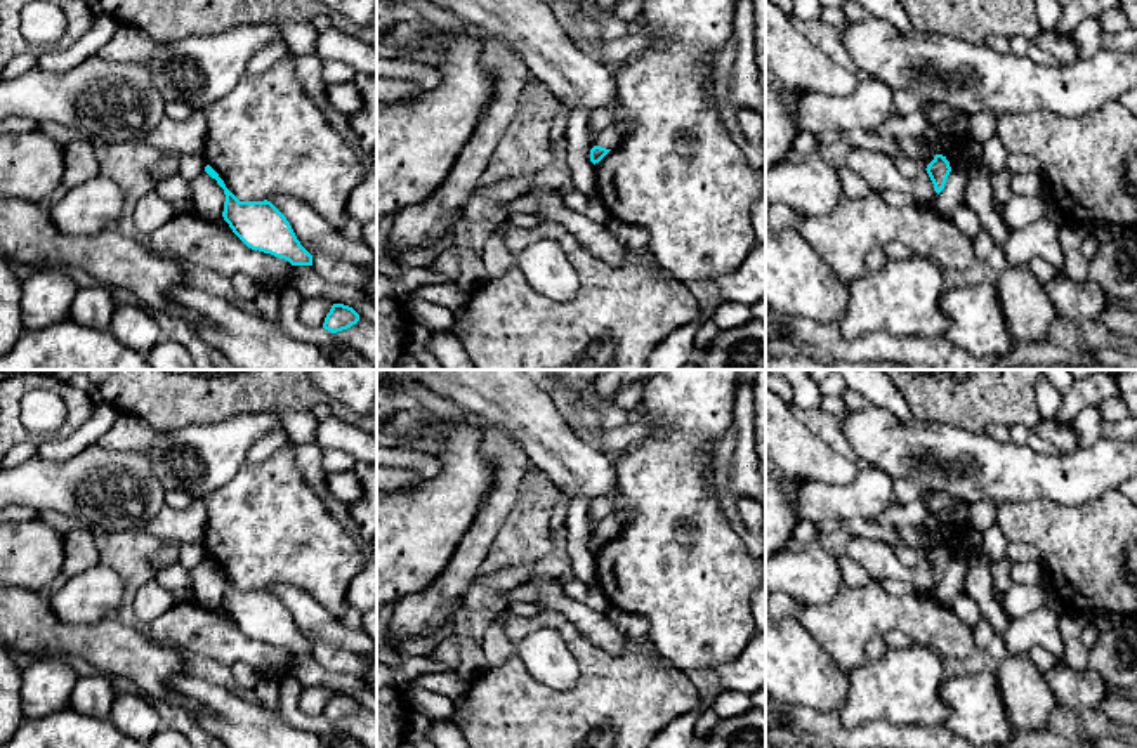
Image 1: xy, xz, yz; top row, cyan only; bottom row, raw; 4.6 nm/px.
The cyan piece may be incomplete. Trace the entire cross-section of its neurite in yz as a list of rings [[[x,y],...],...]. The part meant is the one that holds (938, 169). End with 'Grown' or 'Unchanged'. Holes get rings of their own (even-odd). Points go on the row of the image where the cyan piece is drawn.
[[[936,154],[925,170],[934,184],[936,193],[939,194],[944,189],[946,179],[951,172],[950,161],[946,156]]]. Unchanged

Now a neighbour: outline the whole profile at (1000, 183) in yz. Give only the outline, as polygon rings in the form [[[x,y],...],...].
[[[1007,170],[991,174],[993,200],[1005,205],[1015,193],[1010,186],[1012,174]]]

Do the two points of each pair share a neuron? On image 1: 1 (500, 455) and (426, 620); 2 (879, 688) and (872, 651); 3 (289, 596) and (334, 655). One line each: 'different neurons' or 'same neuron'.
1: same neuron
2: different neurons
3: different neurons

